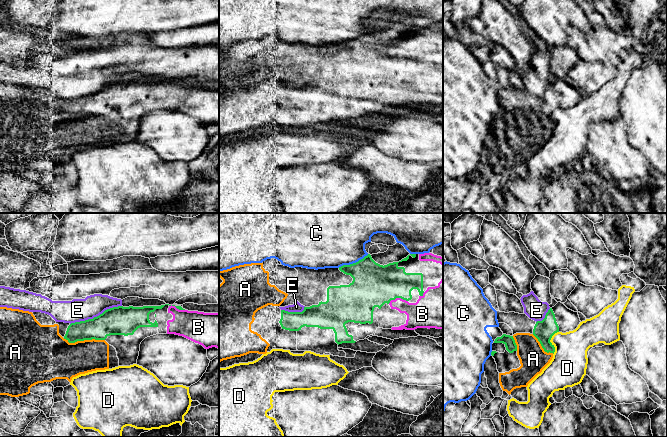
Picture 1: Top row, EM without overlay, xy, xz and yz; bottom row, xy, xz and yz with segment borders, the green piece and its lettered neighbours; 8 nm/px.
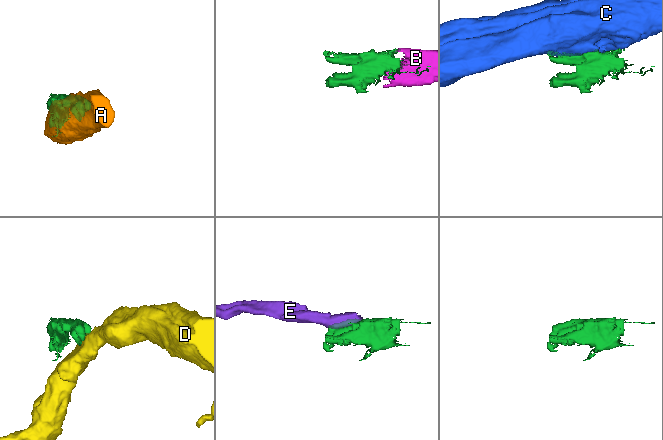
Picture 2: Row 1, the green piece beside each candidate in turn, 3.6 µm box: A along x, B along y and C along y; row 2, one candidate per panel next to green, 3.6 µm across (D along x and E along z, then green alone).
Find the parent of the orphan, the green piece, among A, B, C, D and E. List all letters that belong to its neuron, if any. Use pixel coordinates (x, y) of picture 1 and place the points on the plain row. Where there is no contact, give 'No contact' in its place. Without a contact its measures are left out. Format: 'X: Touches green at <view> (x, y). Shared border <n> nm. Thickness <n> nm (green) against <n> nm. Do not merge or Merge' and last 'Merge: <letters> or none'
A: Touches green at xy (84, 115). Shared border 340 nm. Thickness 200 nm (green) against 300 nm. Merge
B: Touches green at xz (397, 73). Shared border 160 nm. Thickness 340 nm (green) against 220 nm. Merge
C: Touches green at xz (353, 39). Shared border 260 nm. Thickness 340 nm (green) against 360 nm. Do not merge
D: Touches green at yz (550, 118). Shared border 200 nm. Thickness 160 nm (green) against 300 nm. Do not merge
E: Touches green at xy (95, 93). Shared border 440 nm. Thickness 220 nm (green) against 180 nm. Do not merge
Merge: A, B

